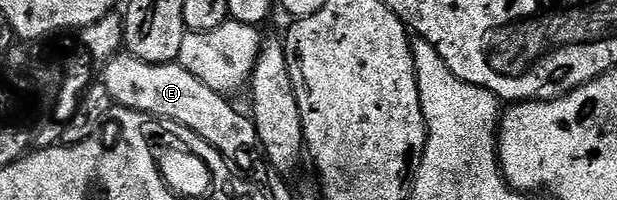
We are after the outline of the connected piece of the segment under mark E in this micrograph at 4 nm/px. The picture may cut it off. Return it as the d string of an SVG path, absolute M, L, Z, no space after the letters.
M120 52L102 70L101 80L116 107L152 118L168 118L170 122L189 128L189 132L201 136L205 144L220 152L260 149L254 121L244 111L243 115L241 111L234 110L224 95L201 84L201 80L183 66L174 62L149 64L137 60L132 54Z

